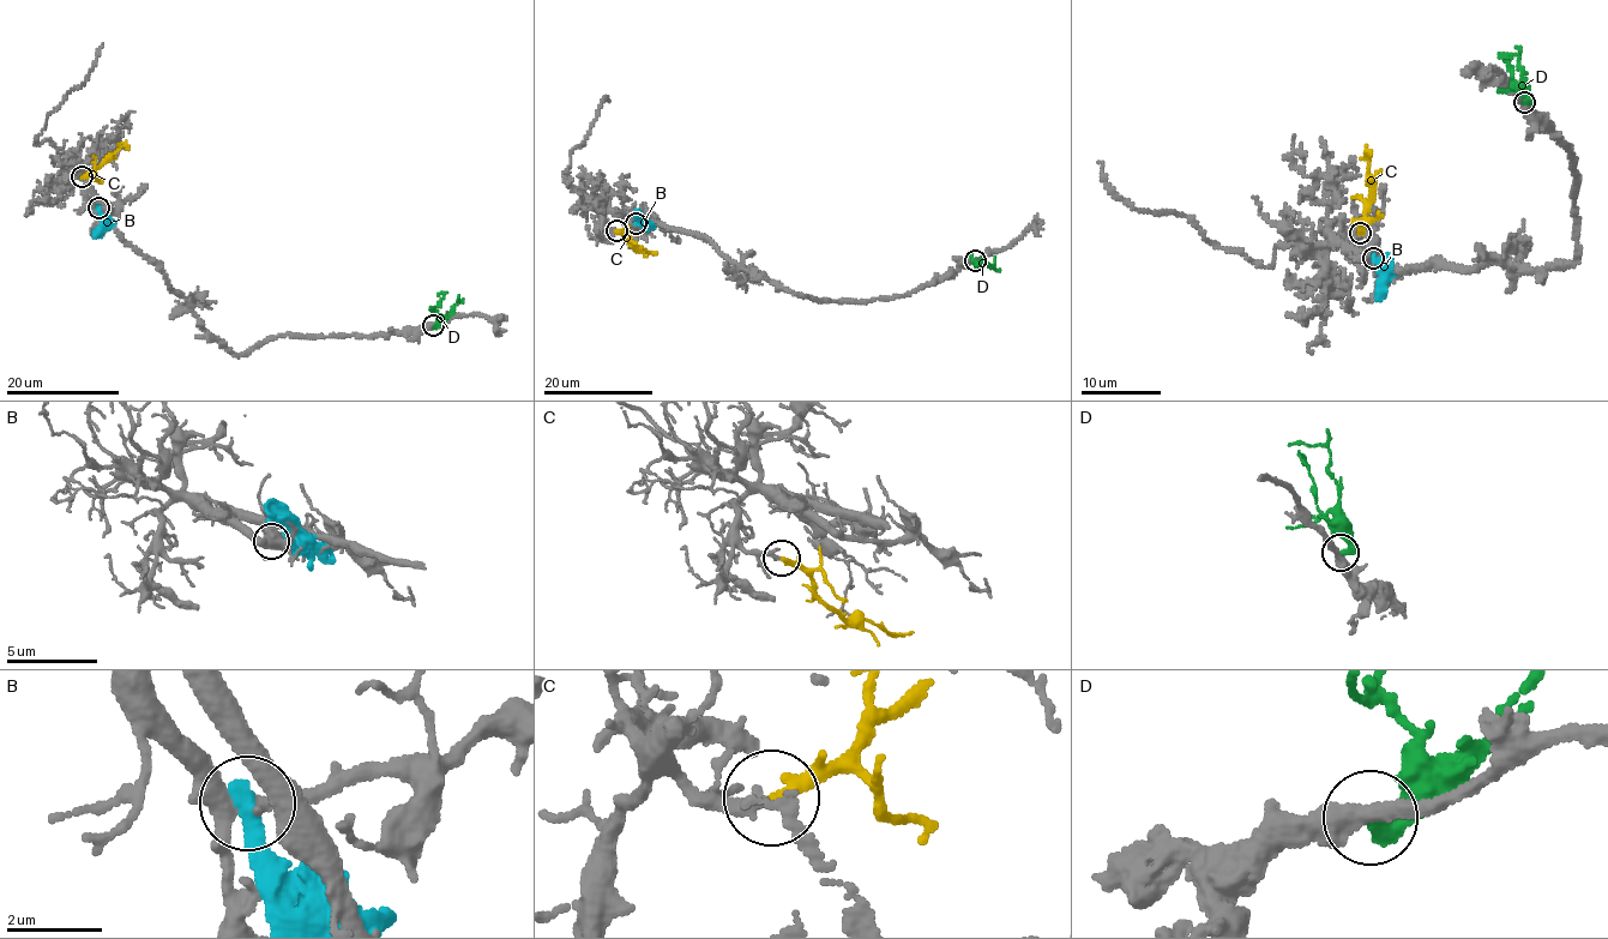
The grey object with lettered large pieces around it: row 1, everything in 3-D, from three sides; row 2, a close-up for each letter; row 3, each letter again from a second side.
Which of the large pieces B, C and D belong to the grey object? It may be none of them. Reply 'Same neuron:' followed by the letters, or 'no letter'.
Same neuron: C

